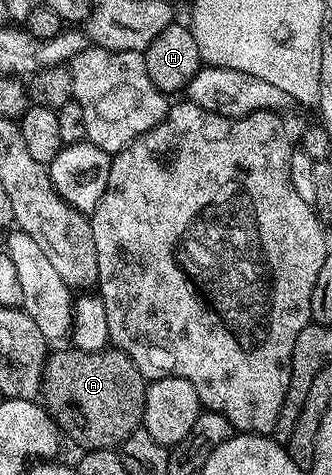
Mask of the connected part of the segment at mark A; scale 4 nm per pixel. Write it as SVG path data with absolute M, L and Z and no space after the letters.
M65 347L54 348L45 359L40 400L62 434L82 445L82 450L116 450L127 435L142 428L146 378L141 376L131 358L116 347L106 347L97 353L61 348Z

